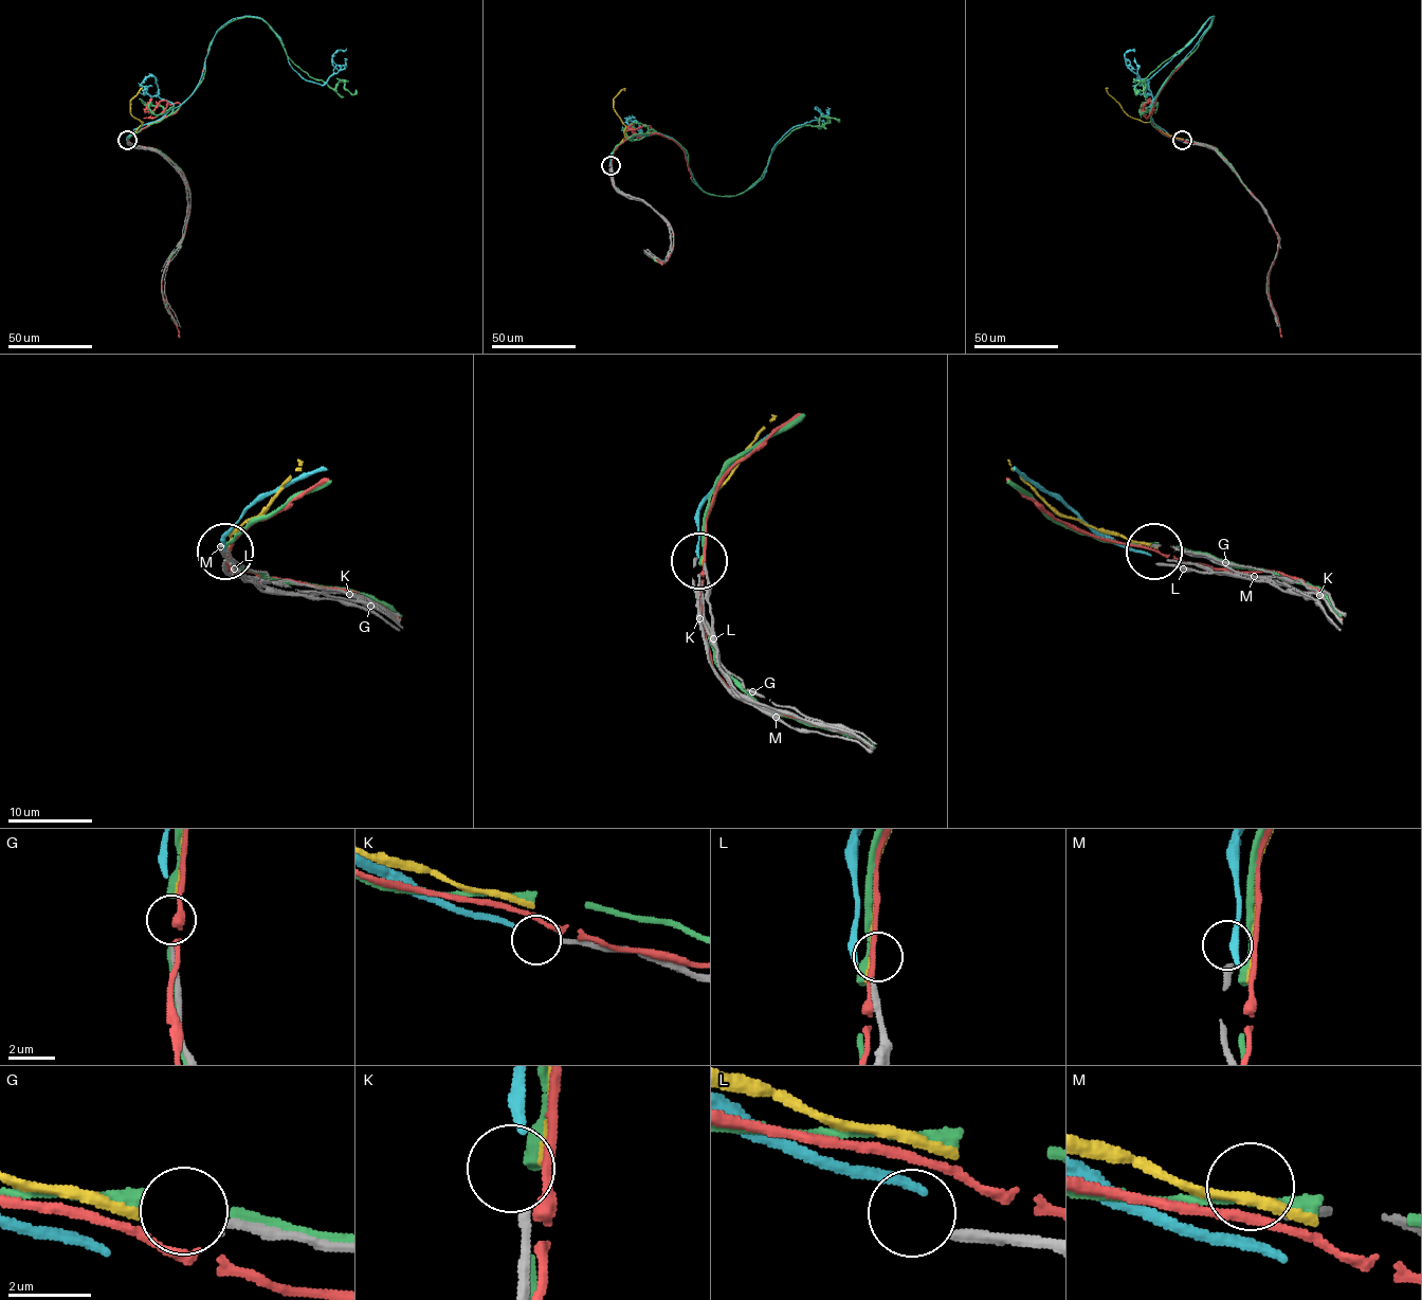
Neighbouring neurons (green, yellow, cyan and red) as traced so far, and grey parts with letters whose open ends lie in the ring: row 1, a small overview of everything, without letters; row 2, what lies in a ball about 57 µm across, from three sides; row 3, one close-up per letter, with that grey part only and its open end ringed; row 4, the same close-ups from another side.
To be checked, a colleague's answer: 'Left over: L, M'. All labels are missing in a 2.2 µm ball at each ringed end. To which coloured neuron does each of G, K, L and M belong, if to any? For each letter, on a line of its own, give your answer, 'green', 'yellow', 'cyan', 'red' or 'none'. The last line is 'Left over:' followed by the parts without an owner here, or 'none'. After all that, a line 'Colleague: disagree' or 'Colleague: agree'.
G: yellow
K: cyan
L: none
M: none
Left over: L, M
Colleague: agree

